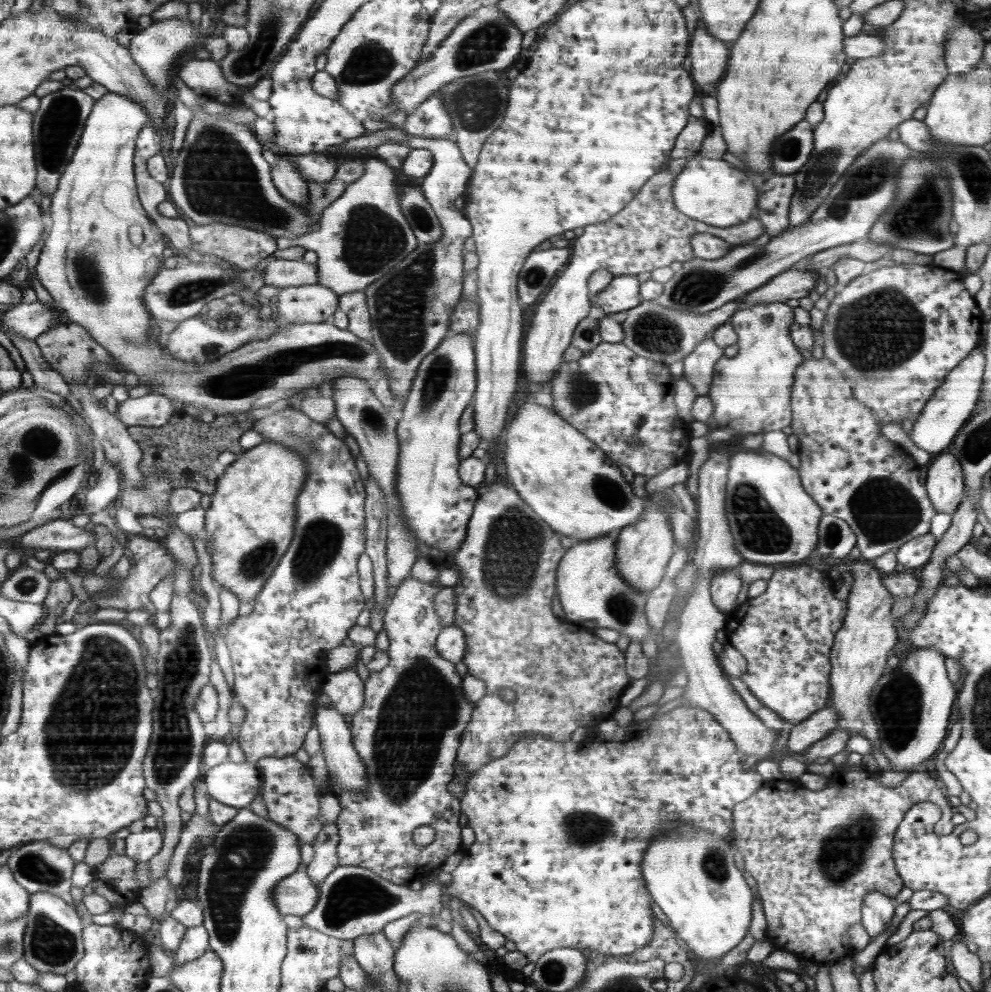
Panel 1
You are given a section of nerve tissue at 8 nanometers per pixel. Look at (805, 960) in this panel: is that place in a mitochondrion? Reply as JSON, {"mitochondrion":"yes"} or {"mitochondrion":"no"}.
{"mitochondrion":"no"}

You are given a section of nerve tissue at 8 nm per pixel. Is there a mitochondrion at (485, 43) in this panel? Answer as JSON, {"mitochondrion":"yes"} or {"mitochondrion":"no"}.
{"mitochondrion":"yes"}

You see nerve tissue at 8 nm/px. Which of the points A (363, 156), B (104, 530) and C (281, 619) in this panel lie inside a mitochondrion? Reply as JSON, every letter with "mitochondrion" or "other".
{"A":"other","B":"other","C":"other"}

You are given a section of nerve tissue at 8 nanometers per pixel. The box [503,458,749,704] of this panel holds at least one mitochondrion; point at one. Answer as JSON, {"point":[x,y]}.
{"point":[613,495]}

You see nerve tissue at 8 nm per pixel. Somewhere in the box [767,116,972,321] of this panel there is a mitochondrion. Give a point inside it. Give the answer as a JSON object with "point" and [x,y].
{"point":[920,219]}

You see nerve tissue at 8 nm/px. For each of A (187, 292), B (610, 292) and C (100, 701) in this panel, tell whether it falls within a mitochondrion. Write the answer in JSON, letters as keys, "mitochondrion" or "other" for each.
{"A":"mitochondrion","B":"other","C":"mitochondrion"}

